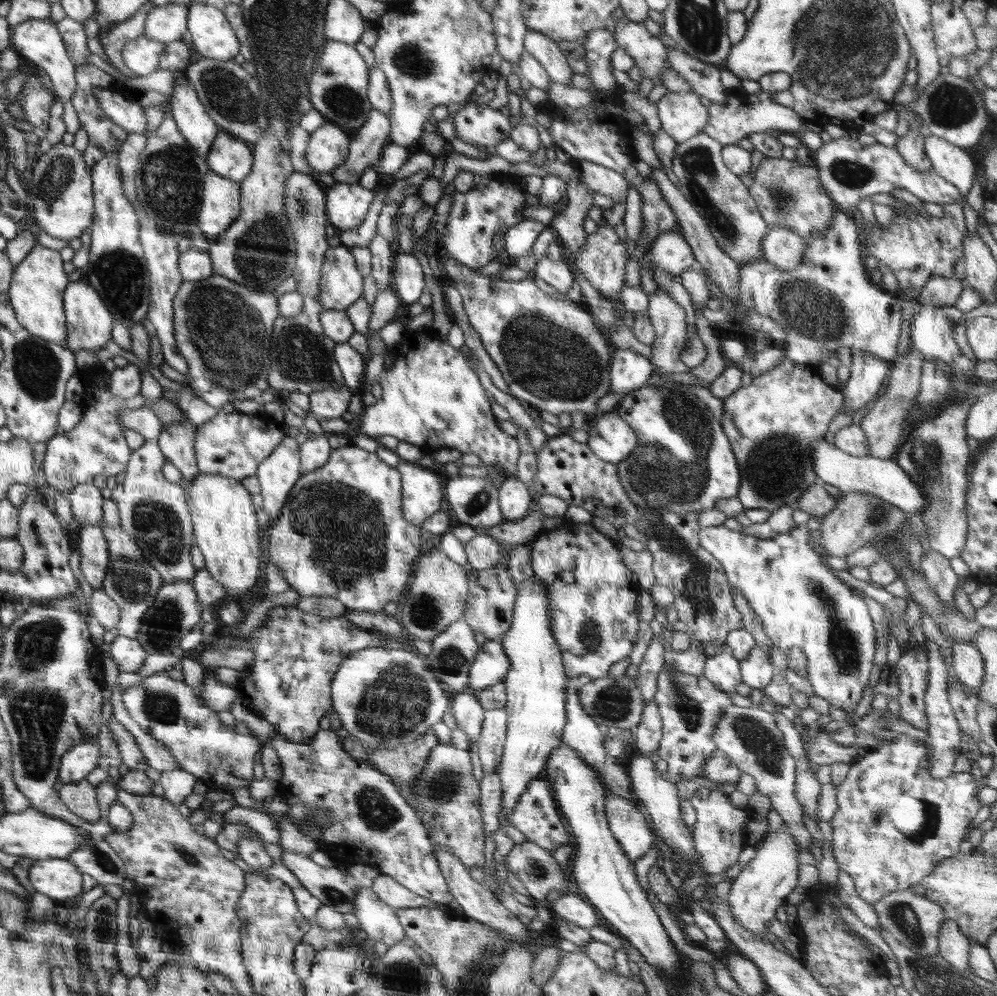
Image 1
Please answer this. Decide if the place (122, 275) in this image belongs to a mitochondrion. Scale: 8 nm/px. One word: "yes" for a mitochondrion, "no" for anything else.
yes

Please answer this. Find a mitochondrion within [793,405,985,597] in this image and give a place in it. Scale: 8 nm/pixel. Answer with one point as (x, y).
(923, 454)

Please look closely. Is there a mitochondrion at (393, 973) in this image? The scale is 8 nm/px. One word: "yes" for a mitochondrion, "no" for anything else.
yes

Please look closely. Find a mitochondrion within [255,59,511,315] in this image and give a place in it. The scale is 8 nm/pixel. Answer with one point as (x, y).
(345, 102)

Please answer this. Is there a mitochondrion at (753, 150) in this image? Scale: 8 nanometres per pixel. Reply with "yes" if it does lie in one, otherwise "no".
no

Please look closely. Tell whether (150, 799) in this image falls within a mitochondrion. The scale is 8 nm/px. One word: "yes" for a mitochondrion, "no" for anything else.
no

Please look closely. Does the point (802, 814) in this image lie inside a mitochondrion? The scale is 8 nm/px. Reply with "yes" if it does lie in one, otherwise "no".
no

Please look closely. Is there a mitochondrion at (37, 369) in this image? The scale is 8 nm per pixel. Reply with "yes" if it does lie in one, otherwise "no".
yes

